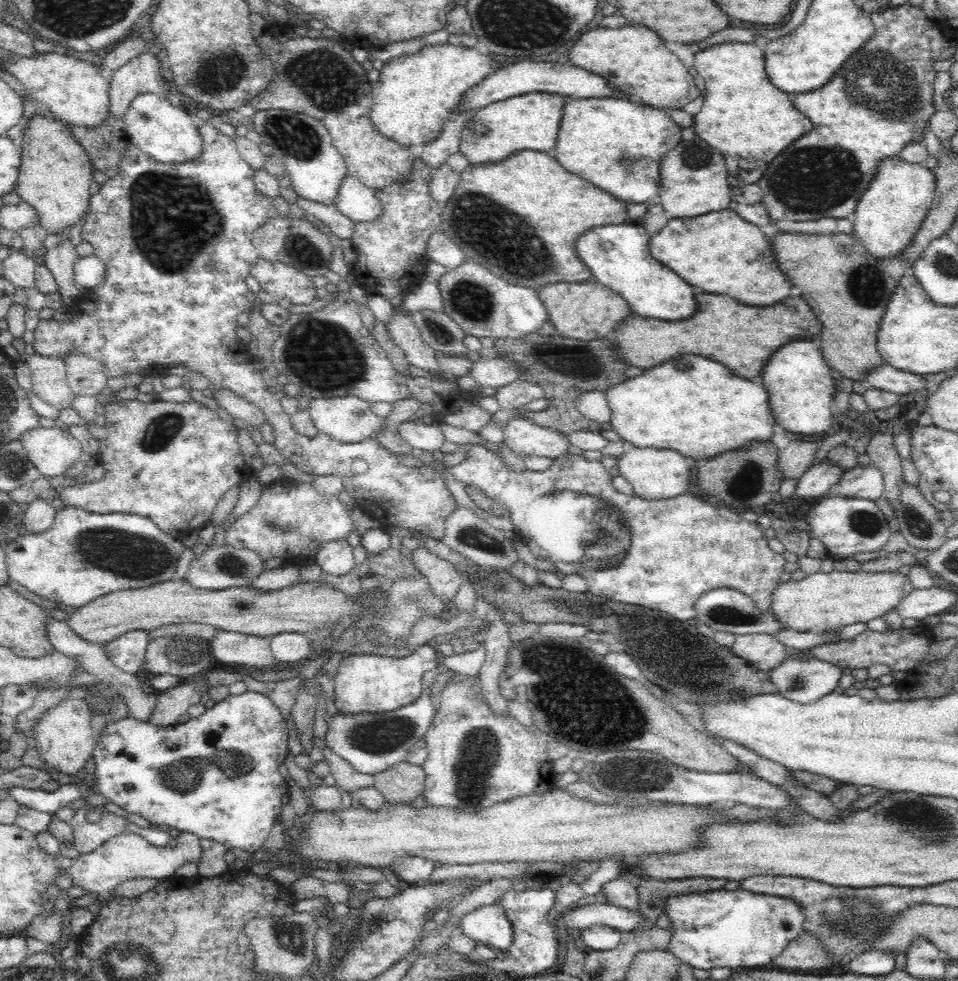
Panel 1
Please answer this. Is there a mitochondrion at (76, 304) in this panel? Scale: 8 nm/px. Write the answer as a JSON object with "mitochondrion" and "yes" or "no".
{"mitochondrion":"no"}

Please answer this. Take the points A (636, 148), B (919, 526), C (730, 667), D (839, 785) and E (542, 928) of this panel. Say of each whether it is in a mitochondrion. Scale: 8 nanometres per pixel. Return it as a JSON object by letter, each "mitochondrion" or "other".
{"A":"other","B":"mitochondrion","C":"other","D":"other","E":"other"}

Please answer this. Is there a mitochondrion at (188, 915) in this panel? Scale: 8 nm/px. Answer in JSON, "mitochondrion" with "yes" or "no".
{"mitochondrion":"no"}

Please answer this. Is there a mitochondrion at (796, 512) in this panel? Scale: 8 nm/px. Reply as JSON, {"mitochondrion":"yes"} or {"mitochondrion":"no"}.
{"mitochondrion":"no"}

